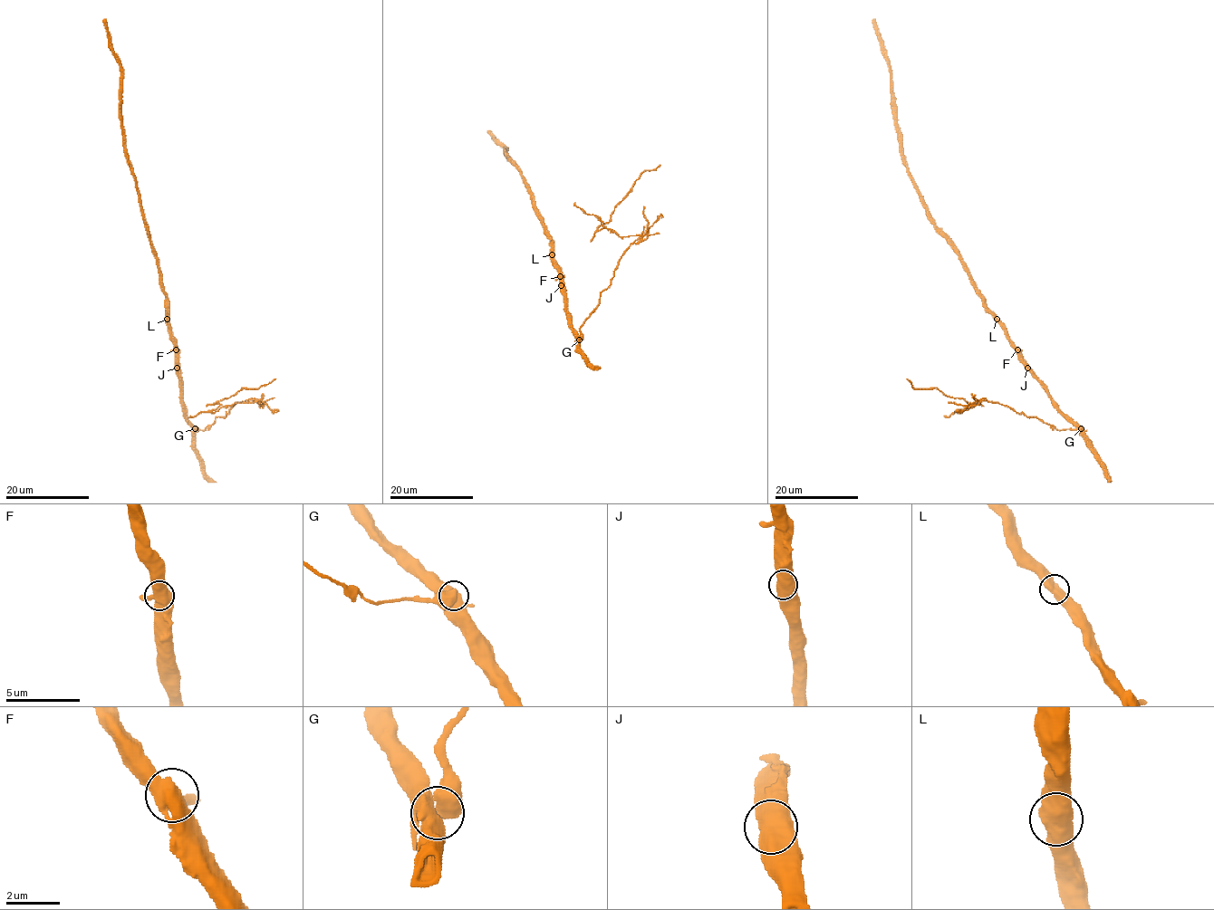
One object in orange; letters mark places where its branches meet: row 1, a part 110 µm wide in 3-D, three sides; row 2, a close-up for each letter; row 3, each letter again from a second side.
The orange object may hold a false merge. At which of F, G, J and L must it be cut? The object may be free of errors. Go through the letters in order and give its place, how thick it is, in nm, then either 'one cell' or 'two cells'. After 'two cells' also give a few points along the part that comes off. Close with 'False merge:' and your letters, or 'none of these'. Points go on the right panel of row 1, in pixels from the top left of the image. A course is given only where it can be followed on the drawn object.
F: (1017, 349) | 550 nm | one cell
G: (1081, 428) | 600 nm | two cells | (1082, 427), (1058, 430), (982, 398), (968, 407), (963, 397), (936, 387), (915, 388), (906, 378)
J: (1027, 368) | 600 nm | one cell
L: (997, 319) | 650 nm | one cell
False merge: G

